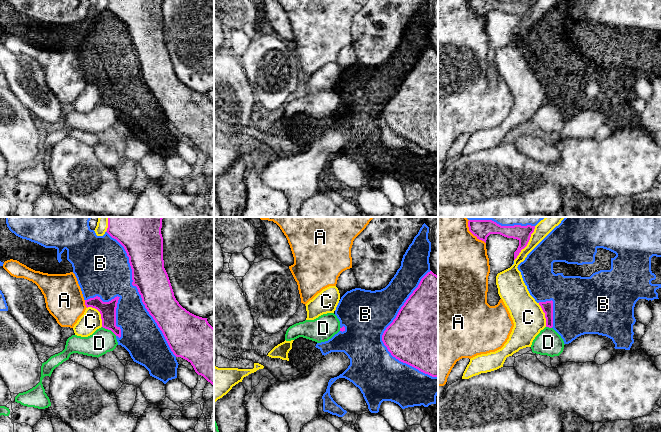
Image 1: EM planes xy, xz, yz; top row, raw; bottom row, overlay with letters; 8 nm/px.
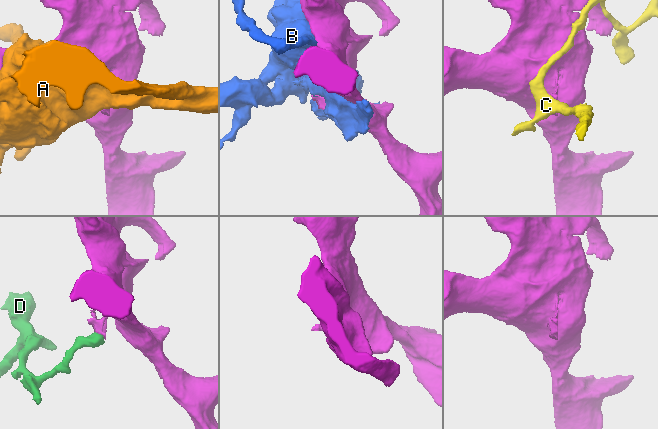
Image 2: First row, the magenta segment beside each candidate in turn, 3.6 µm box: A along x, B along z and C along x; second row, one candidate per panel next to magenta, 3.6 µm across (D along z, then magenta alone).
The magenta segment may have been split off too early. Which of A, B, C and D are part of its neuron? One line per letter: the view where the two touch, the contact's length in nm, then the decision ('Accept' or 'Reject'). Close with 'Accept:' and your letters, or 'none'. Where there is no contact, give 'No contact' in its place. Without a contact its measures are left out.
A: Touches magenta in xy. Shared border 70 nm. Reject
B: Touches magenta in xz. Shared border 850 nm. Reject
C: Touches magenta in yz. Shared border 320 nm. Reject
D: Touches magenta in xy. Shared border 140 nm. Reject
Accept: none

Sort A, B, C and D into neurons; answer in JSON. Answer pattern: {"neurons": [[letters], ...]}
{"neurons": [["A"], ["B"], ["C"], ["D"]]}

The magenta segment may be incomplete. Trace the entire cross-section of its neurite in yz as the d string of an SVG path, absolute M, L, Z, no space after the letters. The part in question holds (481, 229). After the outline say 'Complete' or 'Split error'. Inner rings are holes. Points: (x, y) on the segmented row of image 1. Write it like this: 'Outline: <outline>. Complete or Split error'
Outline: M469 220L469 231L486 243L487 237L490 234L500 234L507 238L517 239L519 246L514 252L514 260L517 258L522 249L524 249L534 232L535 226L527 225L514 225L514 226L501 226L492 220Z. Complete

